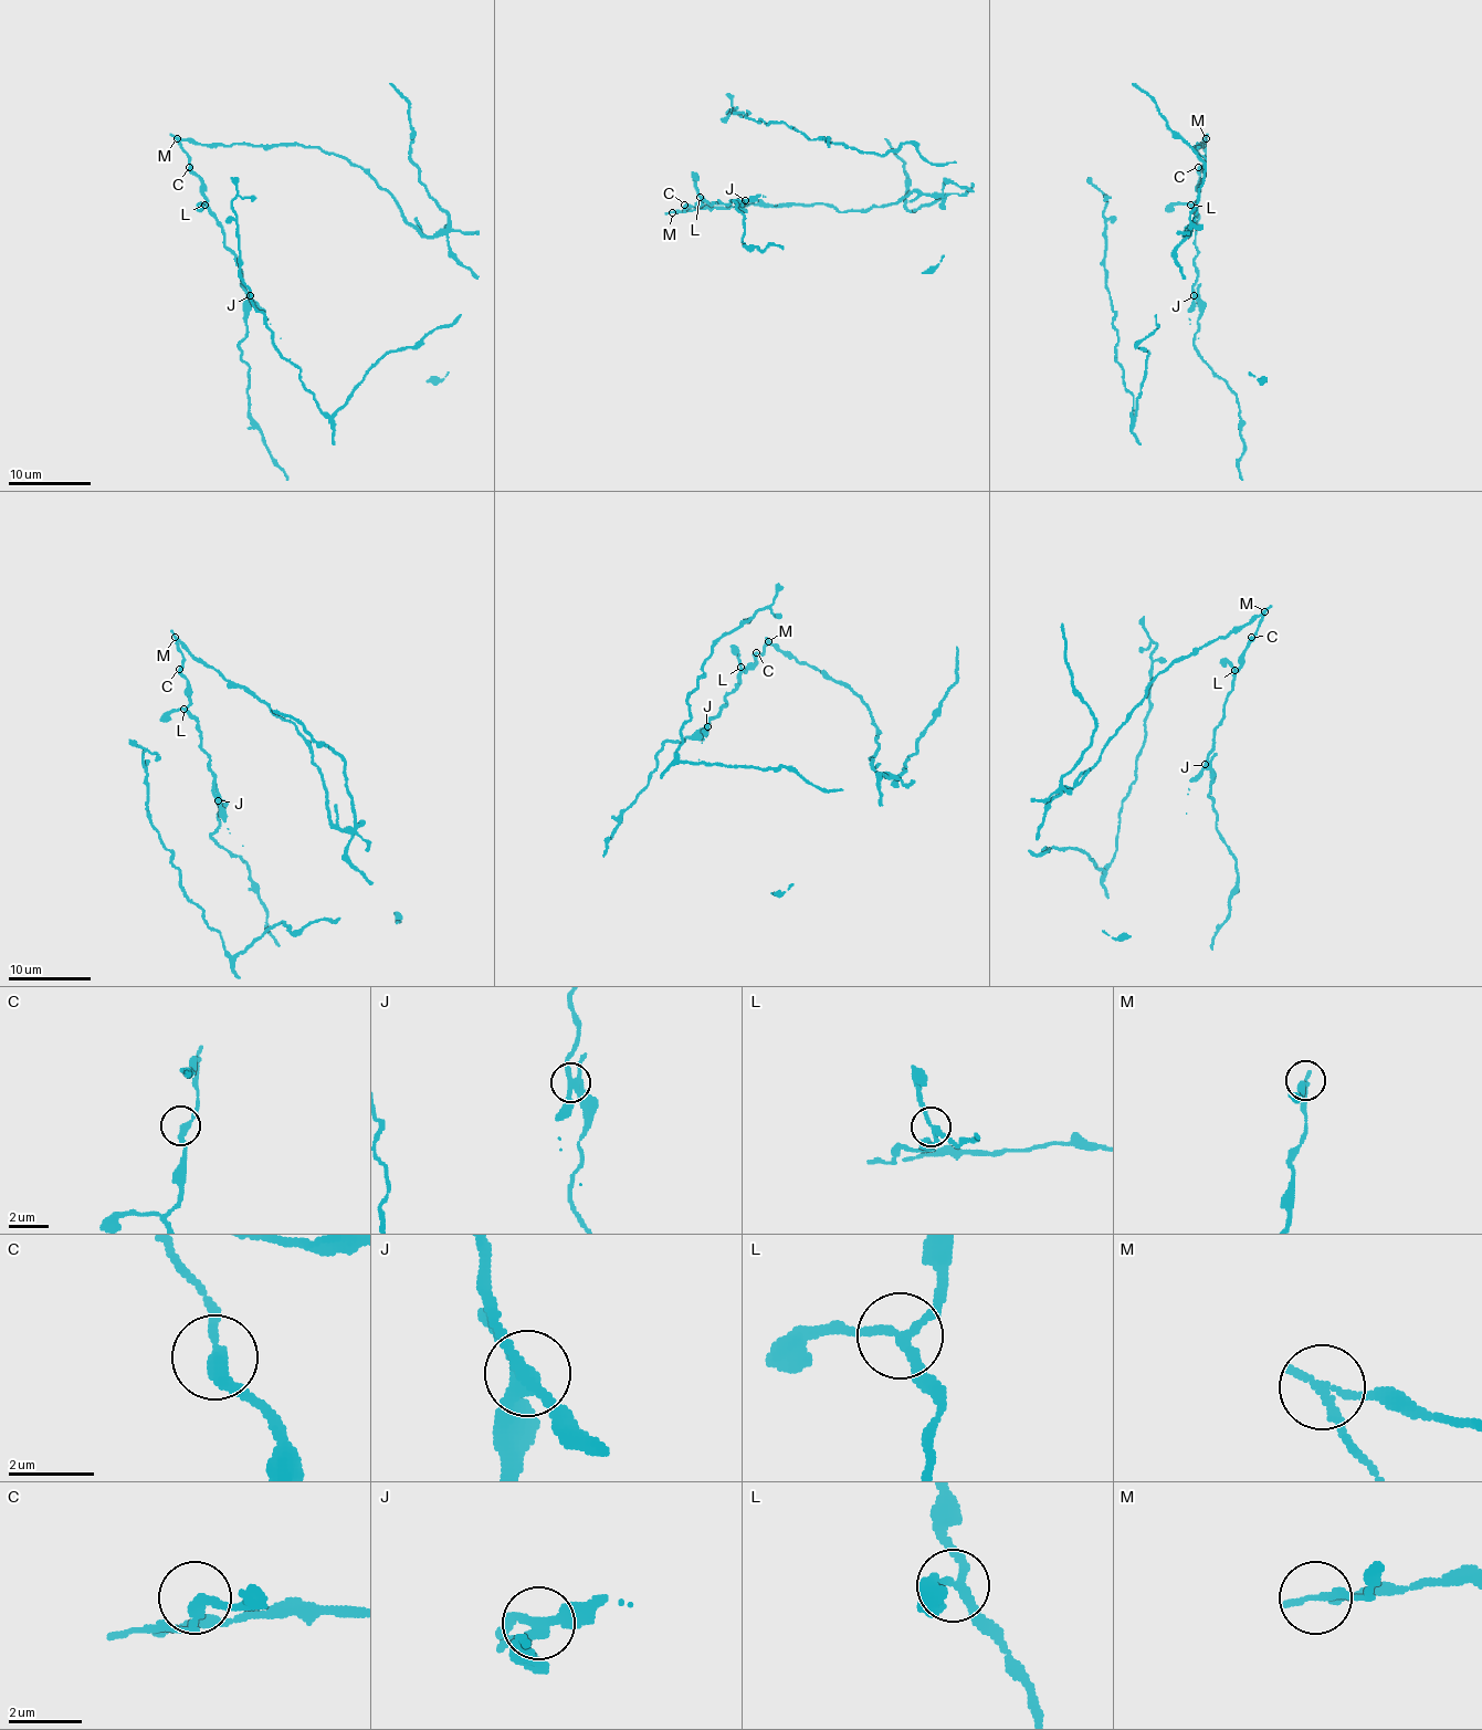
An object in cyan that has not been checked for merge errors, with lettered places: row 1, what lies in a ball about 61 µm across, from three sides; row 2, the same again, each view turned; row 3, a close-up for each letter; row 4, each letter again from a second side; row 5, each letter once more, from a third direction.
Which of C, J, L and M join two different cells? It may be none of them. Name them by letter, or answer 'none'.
J, M

